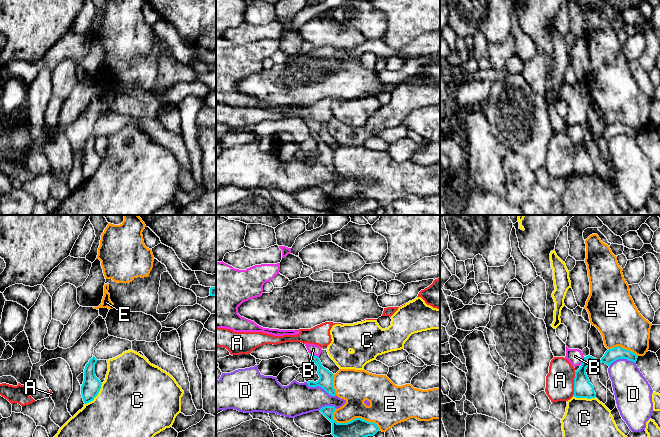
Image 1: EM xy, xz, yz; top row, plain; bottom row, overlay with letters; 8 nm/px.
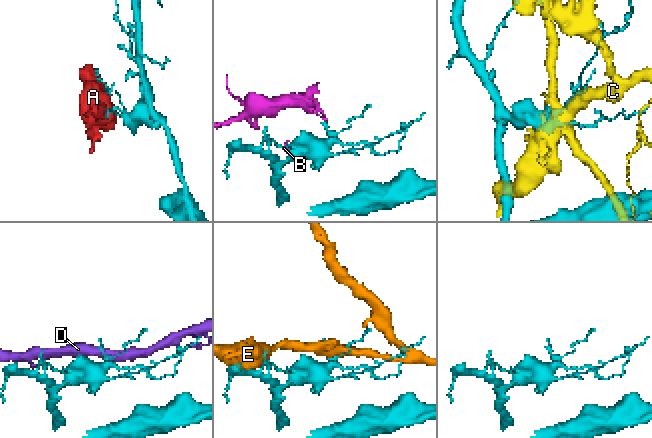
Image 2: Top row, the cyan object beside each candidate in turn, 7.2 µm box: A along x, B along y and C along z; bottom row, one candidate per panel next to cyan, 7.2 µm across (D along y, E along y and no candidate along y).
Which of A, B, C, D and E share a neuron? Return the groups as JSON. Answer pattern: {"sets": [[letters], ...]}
{"sets": [["A"], ["B"], ["C"], ["D"], ["E"]]}

